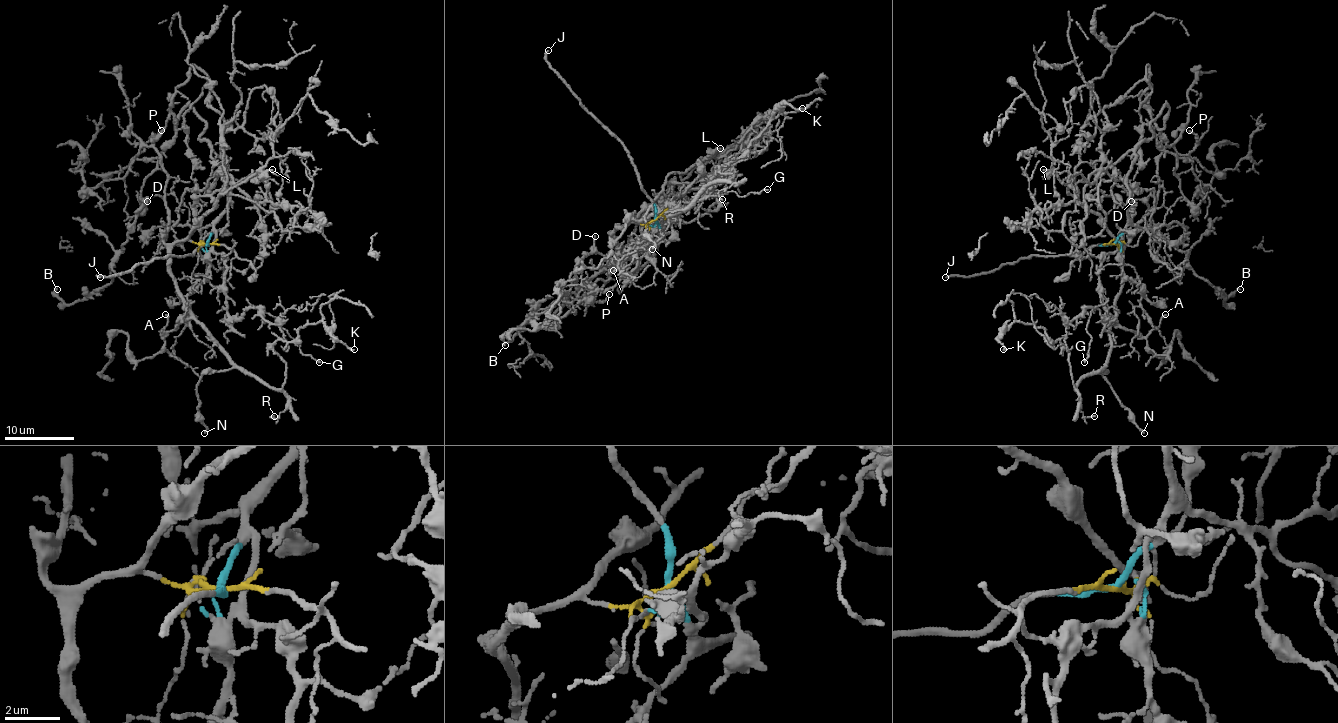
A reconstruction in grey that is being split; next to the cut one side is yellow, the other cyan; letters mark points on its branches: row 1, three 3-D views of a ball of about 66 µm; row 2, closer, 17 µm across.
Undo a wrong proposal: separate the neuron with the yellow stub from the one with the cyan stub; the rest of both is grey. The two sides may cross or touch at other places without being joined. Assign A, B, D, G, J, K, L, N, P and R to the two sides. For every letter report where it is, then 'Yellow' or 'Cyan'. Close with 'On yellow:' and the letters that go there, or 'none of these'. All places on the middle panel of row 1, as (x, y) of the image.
A: Place: (613, 270). Yellow
B: Place: (505, 345). Yellow
D: Place: (595, 236). Yellow
G: Place: (767, 189). Cyan
J: Place: (548, 50). Cyan
K: Place: (802, 108). Yellow
L: Place: (720, 148). Yellow
N: Place: (652, 249). Yellow
P: Place: (609, 294). Yellow
R: Place: (722, 199). Yellow
On yellow: A, B, D, K, L, N, P, R

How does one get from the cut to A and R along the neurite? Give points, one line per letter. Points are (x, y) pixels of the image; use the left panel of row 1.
A: (207, 244), (179, 240), (170, 251), (170, 277), (189, 313), (163, 336), (168, 317), (165, 315)
R: (207, 244), (179, 240), (172, 247), (175, 291), (241, 371), (287, 398), (274, 416)

